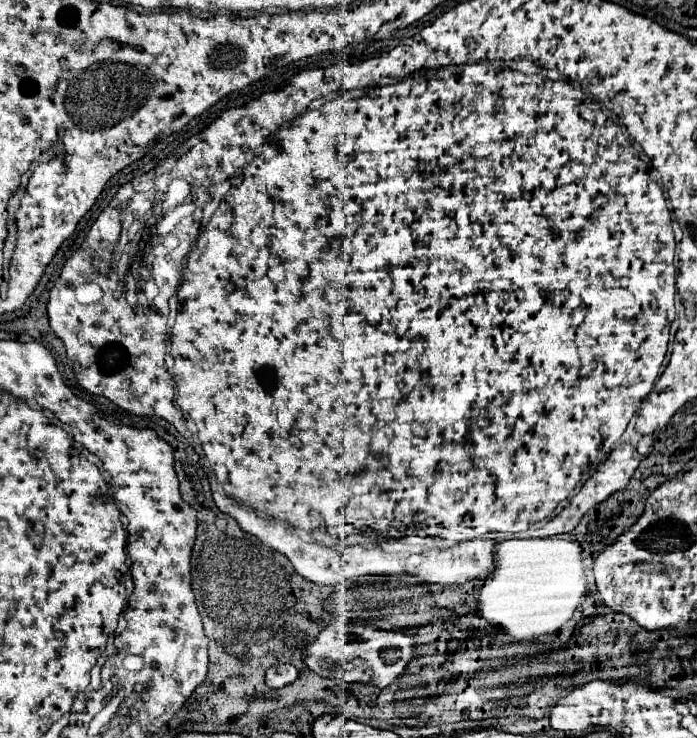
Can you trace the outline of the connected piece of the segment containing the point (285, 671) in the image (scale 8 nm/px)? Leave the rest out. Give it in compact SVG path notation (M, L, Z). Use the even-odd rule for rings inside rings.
M273 665L267 669L265 673L265 683L267 687L273 687L273 689L281 689L289 683L293 683L297 679L299 671L293 667L293 665Z

